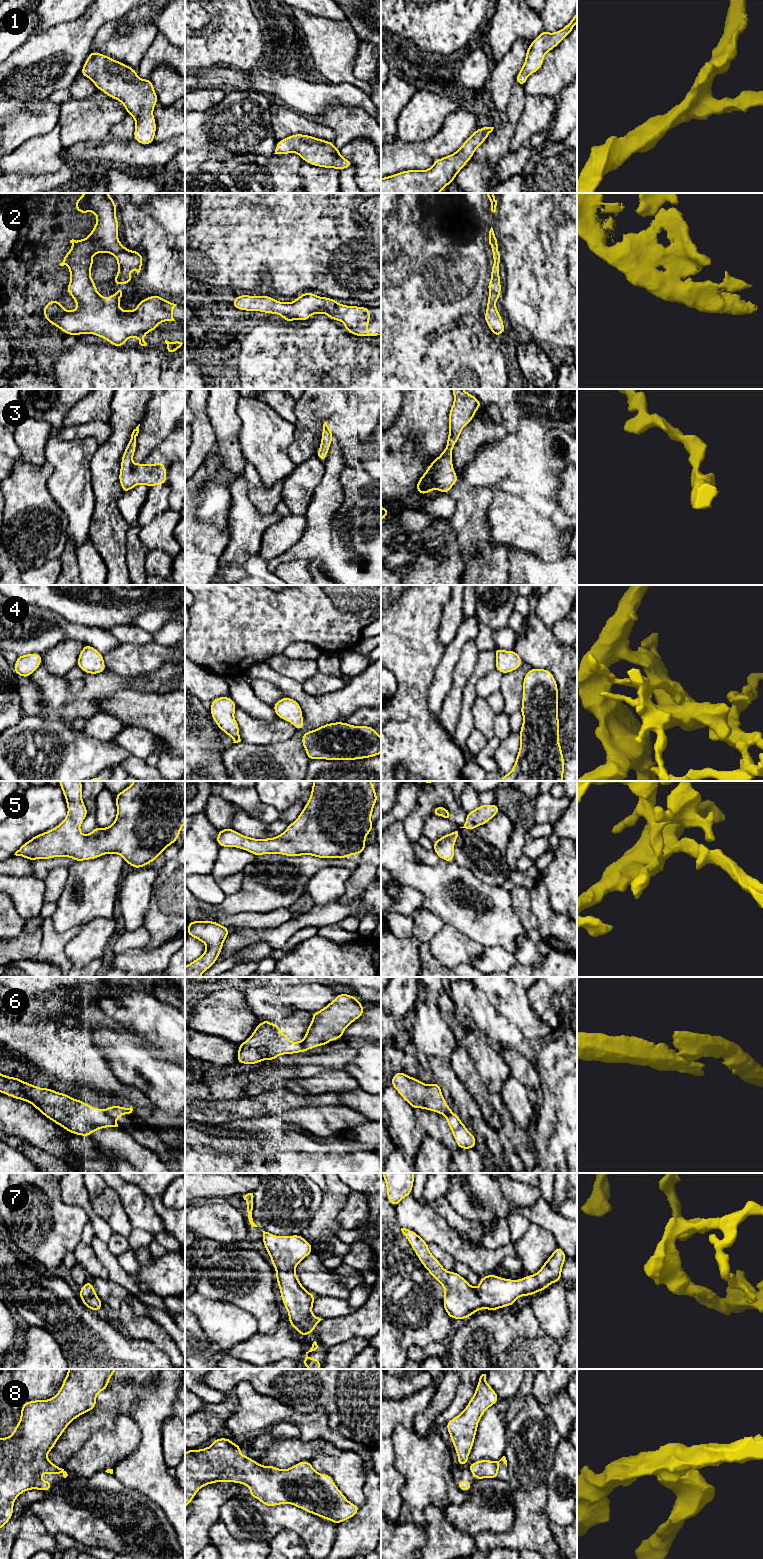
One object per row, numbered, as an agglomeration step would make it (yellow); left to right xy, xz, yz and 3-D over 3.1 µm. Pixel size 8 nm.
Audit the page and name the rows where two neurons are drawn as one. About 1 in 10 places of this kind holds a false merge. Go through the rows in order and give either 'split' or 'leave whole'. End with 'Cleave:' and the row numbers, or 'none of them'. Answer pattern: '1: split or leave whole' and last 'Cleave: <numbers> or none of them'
1: leave whole
2: leave whole
3: leave whole
4: leave whole
5: leave whole
6: split
7: leave whole
8: leave whole
Cleave: 6

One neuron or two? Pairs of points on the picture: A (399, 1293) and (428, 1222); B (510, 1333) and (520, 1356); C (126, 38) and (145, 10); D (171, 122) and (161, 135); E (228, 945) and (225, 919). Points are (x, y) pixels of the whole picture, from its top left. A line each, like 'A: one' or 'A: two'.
A: two
B: two
C: one
D: one
E: two

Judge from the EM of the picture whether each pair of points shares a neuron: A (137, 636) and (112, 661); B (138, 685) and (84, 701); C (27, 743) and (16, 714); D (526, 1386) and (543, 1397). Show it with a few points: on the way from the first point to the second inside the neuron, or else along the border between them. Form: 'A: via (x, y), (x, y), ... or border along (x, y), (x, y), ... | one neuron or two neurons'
A: border along (154, 642), (146, 644), (121, 644) | two neurons
B: border along (146, 680), (133, 678), (128, 682), (127, 686) | two neurons
C: border along (23, 715), (16, 724), (10, 727) | two neurons
D: border along (535, 1379), (530, 1393) | two neurons

